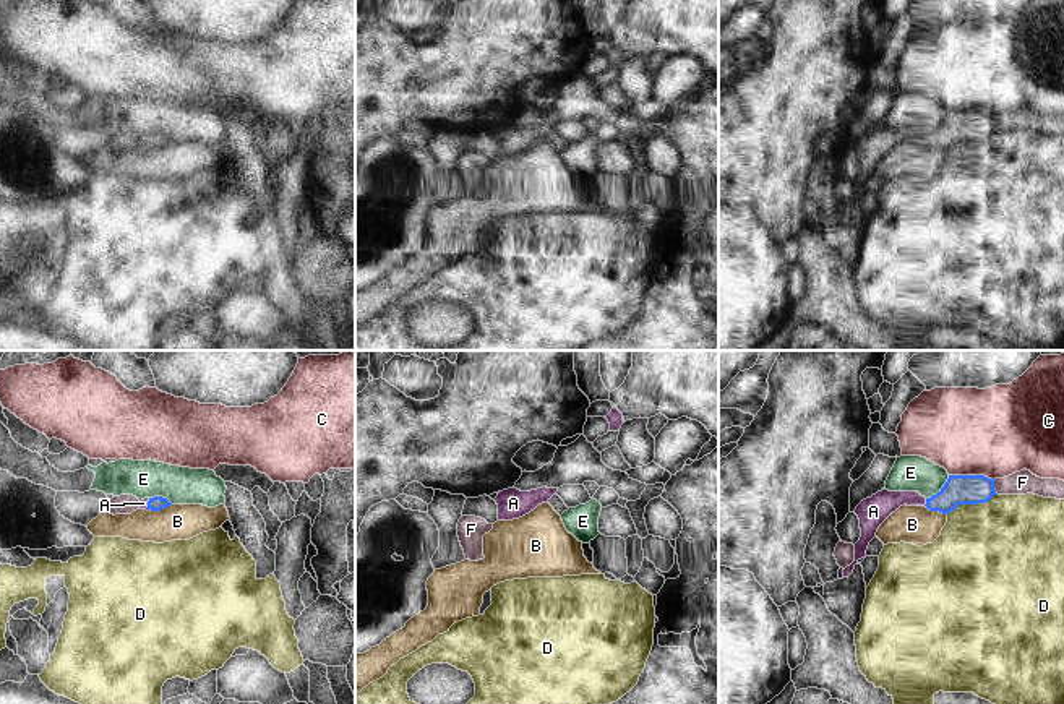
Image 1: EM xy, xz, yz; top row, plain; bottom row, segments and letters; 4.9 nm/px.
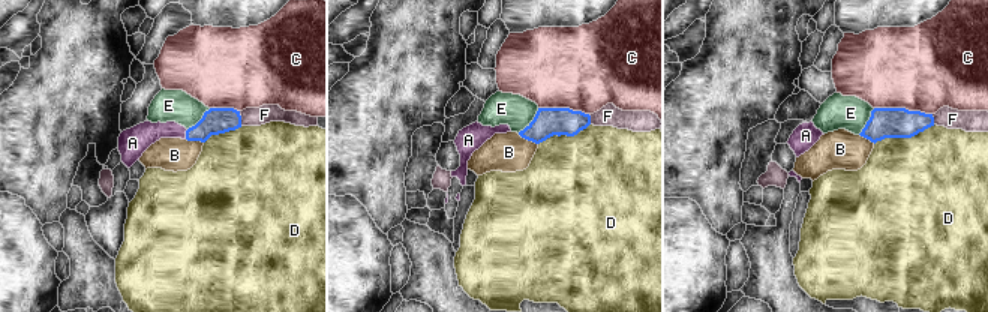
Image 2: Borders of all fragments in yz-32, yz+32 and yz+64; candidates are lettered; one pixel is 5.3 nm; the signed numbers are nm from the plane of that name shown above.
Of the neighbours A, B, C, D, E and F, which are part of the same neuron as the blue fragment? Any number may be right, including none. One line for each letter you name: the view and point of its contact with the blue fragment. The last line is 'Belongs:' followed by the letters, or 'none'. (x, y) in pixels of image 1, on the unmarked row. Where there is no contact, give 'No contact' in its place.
A: Touches blue at yz (926, 138)
Belongs: A.

